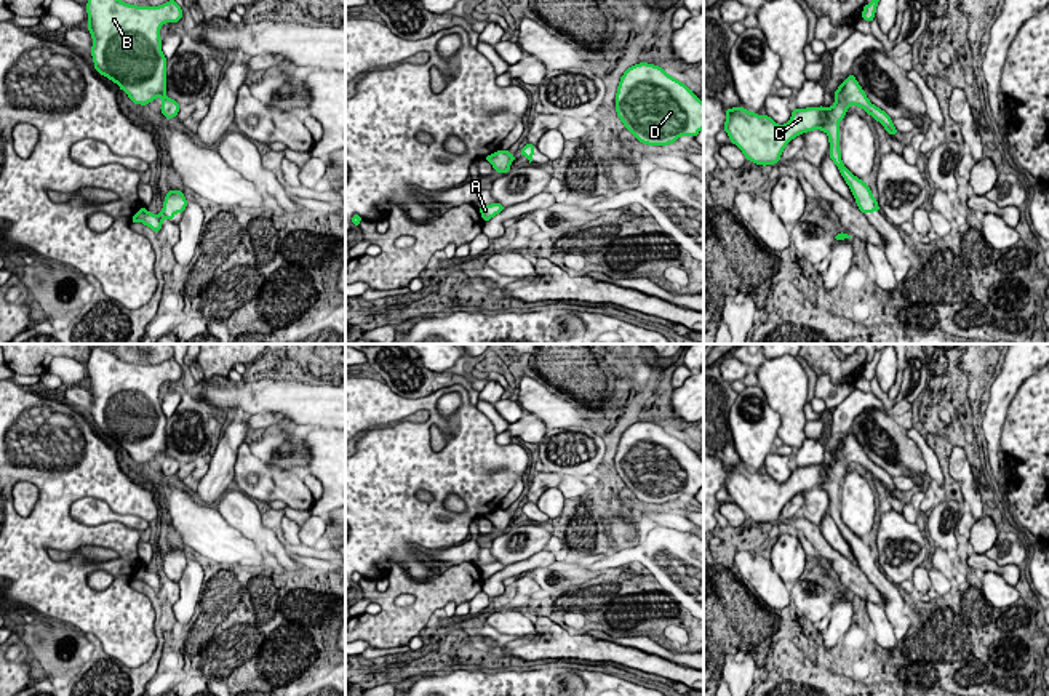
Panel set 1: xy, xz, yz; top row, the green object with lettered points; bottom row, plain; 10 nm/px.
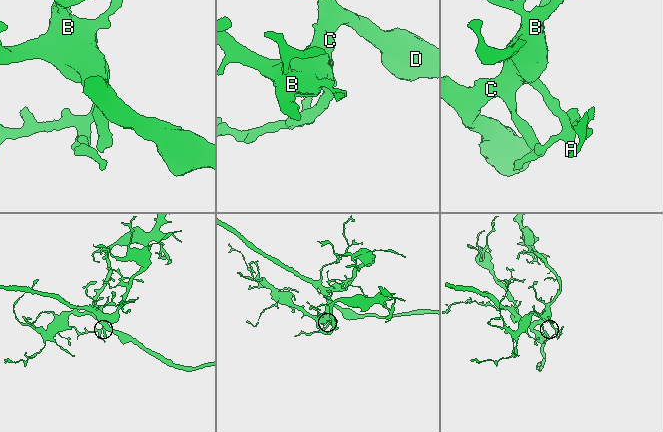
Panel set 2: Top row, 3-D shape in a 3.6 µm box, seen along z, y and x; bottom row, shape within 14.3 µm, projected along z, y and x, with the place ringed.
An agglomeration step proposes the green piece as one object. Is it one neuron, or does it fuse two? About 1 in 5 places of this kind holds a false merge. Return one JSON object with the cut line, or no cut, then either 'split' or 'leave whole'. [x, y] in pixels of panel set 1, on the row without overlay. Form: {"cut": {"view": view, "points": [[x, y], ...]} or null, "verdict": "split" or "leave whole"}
{"cut": null, "verdict": "leave whole"}

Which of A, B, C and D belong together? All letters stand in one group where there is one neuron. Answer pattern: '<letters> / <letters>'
A B C D

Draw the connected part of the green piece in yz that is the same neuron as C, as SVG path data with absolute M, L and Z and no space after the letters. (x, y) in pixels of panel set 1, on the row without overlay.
M852 432L840 443L833 454L835 462L832 466L795 467L785 483L777 483L771 475L761 475L744 466L726 467L724 490L747 518L763 525L777 522L785 504L798 493L812 488L825 490L830 499L830 517L848 541L859 568L864 573L881 570L867 541L856 536L841 520L840 478L846 475L849 464L859 464L878 478L889 493L895 494L899 490L891 475L868 459Z

